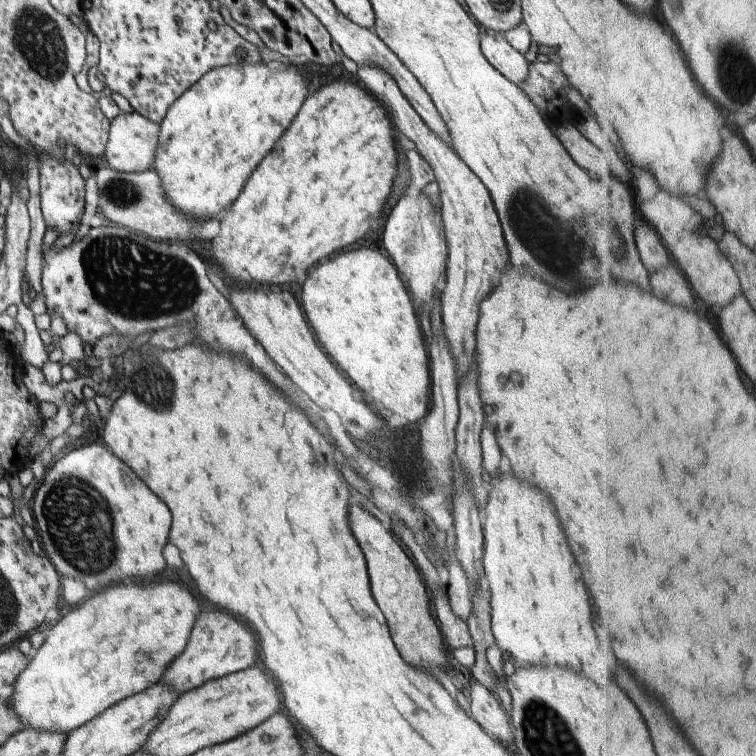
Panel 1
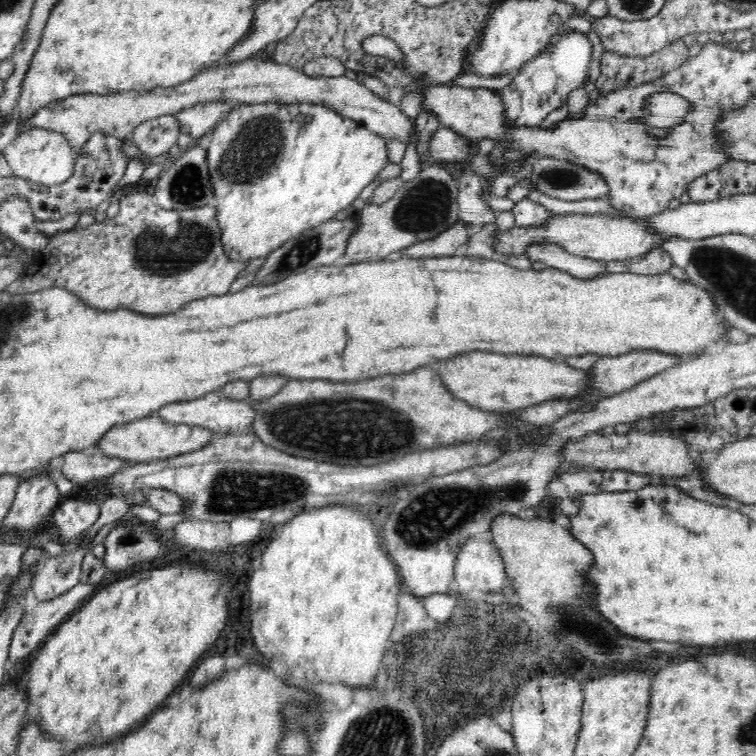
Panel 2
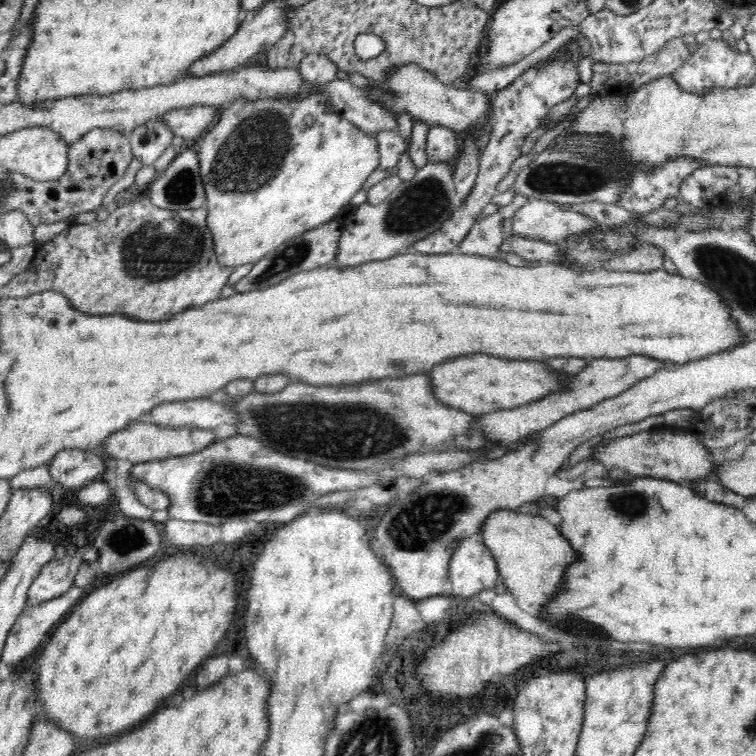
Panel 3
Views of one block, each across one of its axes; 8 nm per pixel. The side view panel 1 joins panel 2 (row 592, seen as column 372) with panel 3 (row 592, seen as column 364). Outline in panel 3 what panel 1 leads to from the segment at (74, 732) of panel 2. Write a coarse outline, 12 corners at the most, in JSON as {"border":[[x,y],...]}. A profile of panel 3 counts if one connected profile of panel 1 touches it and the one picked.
{"border":[[195,548],[88,593],[37,661],[96,740],[193,678],[236,582]]}

